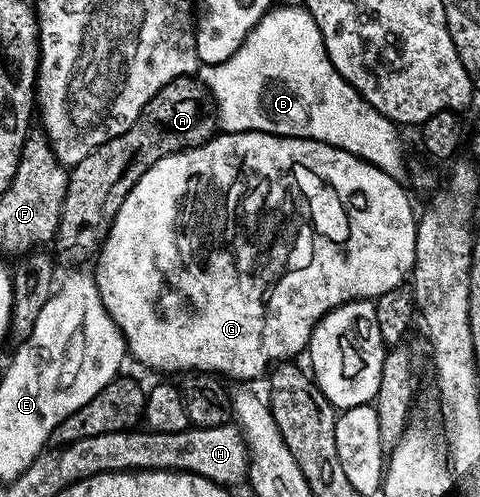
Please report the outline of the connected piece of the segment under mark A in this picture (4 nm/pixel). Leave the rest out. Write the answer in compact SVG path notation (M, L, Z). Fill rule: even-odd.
M184 77L169 81L141 109L137 121L117 137L105 141L89 157L70 168L65 189L65 201L61 209L59 222L60 260L68 259L79 263L96 254L97 248L104 240L109 224L119 212L121 201L133 189L133 185L161 157L178 151L186 151L207 142L217 131L217 119L213 114L211 92L195 77Z

